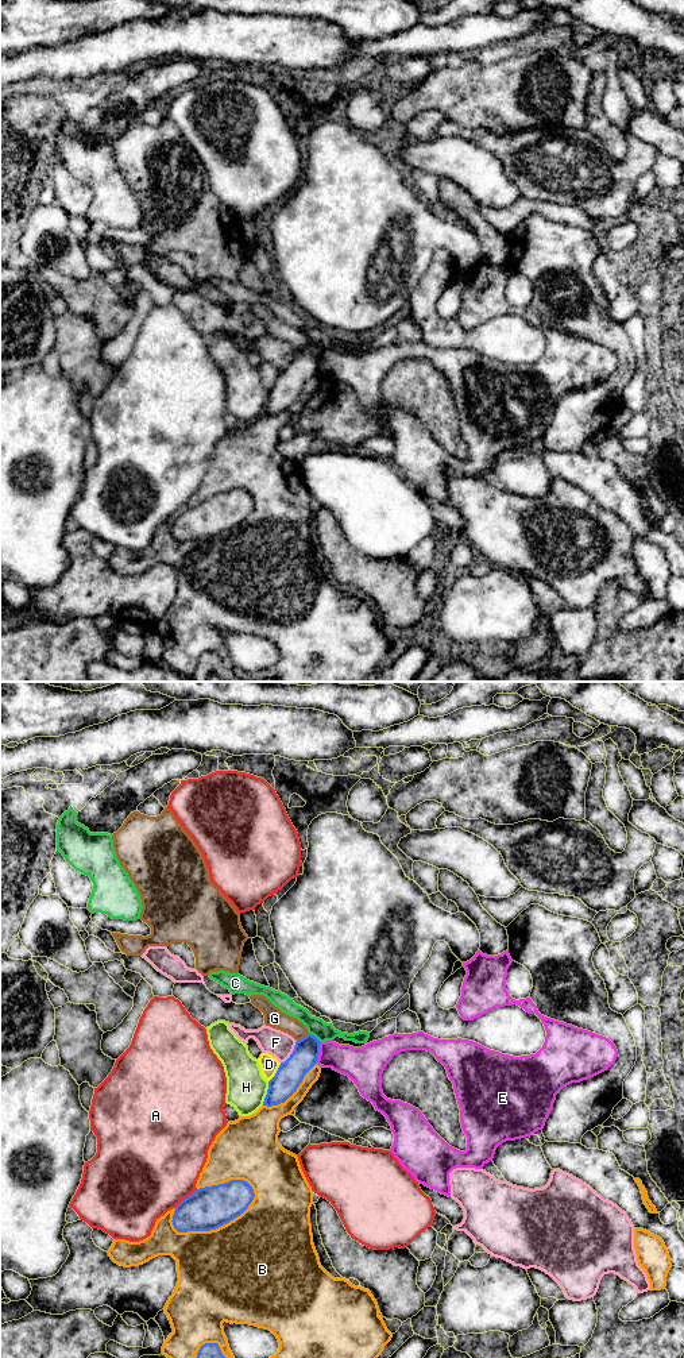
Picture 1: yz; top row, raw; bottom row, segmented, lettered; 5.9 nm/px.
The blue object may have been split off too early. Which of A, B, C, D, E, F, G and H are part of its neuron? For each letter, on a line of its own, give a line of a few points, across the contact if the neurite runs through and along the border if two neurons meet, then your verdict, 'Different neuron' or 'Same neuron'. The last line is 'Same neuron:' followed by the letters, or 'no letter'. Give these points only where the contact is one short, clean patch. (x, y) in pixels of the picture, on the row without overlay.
A: Different neuron
B: Different neuron
C: Different neuron
D: Line: yz (281, 371), (275, 384), (269, 390). Different neuron
E: Line: yz (321, 351), (316, 371). Different neuron
F: Line: yz (297, 350), (293, 361), (281, 371). Different neuron
G: Line: yz (308, 342), (297, 350). Different neuron
H: Different neuron
Same neuron: no letter

